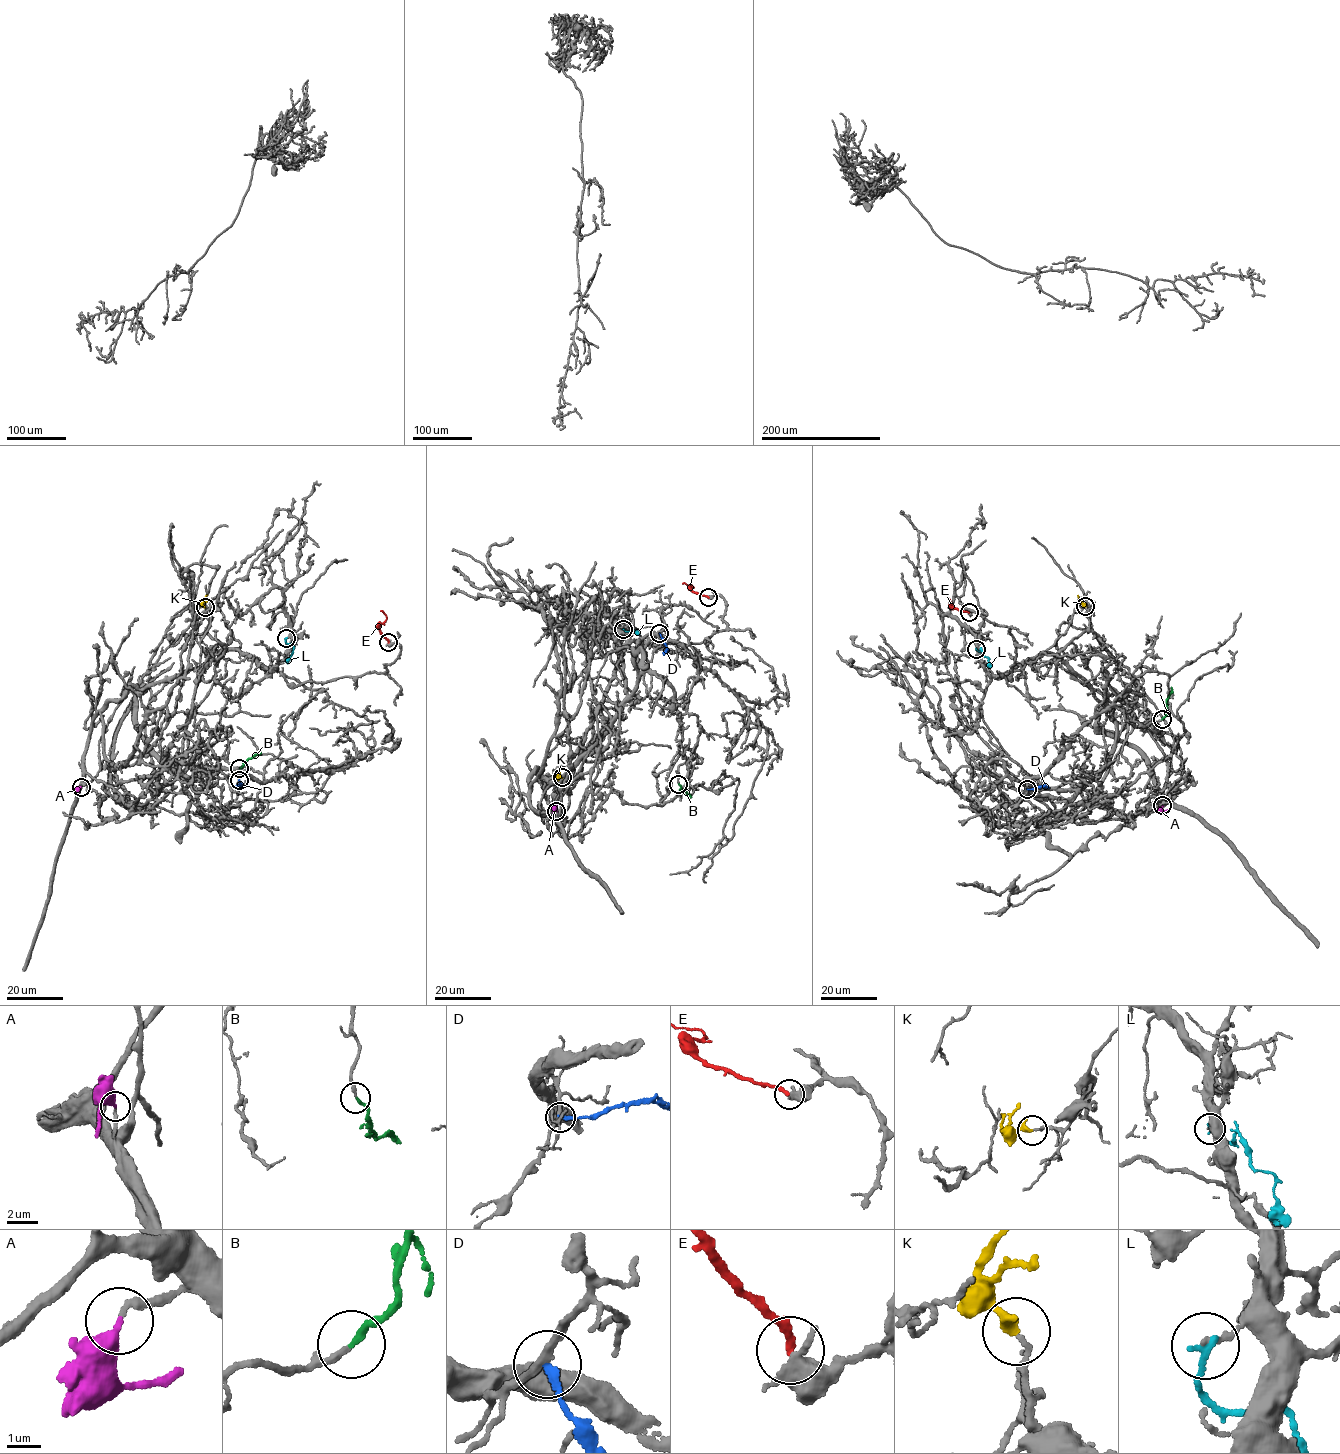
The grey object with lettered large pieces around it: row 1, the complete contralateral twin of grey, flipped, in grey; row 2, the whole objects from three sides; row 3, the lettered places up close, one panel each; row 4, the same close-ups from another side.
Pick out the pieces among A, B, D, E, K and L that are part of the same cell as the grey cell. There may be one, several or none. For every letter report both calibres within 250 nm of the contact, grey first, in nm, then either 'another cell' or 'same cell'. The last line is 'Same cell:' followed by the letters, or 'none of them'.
A: 190 nm thick on the grey side, 400 nm on the other; same cell
B: 180 nm thick on the grey side, 180 nm on the other; same cell
D: 240 nm thick on the grey side, 200 nm on the other; another cell
E: 550 nm thick on the grey side, 240 nm on the other; another cell
K: 150 nm thick on the grey side, 320 nm on the other; same cell
L: 140 nm thick on the grey side, 200 nm on the other; another cell
Same cell: A, B, K

